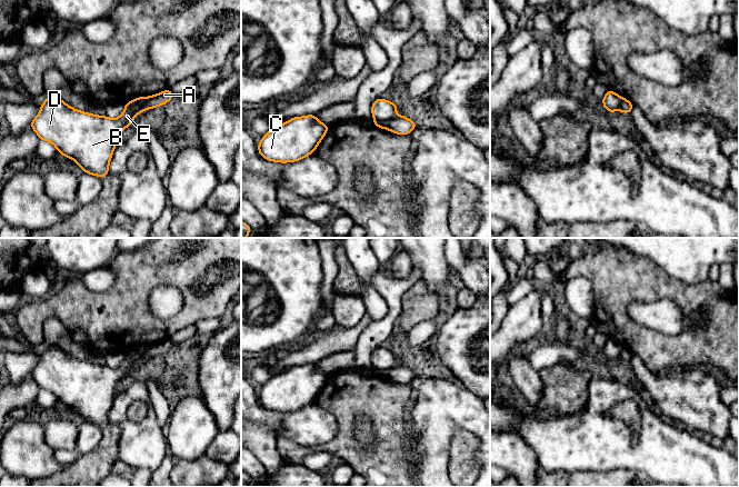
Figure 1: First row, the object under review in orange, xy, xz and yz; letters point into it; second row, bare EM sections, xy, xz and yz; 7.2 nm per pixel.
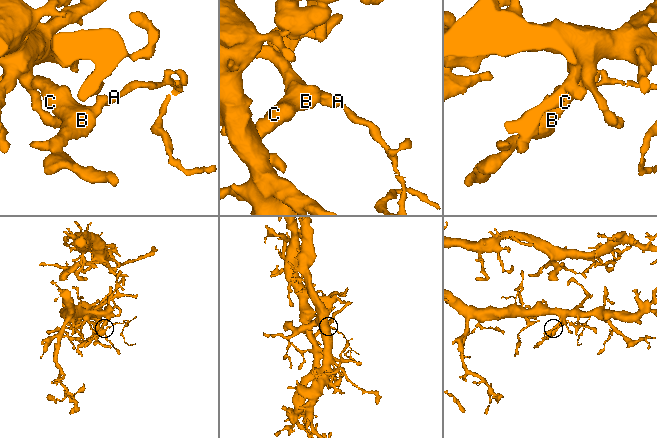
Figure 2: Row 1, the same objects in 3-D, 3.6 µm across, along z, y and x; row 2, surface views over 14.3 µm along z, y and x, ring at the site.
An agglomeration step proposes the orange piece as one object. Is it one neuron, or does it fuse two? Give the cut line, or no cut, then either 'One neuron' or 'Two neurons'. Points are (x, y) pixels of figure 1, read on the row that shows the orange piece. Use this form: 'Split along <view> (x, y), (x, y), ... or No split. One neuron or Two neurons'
Split along xz (397, 116), (385, 120), (373, 120). Two neurons

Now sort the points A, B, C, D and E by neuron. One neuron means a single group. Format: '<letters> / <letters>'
A / B C D E

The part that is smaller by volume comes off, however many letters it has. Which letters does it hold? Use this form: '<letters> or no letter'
A

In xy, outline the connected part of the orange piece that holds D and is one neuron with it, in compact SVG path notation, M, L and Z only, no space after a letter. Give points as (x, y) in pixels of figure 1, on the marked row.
M50 95L40 105L40 112L30 126L40 140L51 142L58 149L58 153L74 160L84 173L102 178L109 173L109 162L117 147L117 136L130 127L138 115L137 108L143 101L144 97L139 97L127 102L123 112L117 119L111 119L107 116L79 111L63 102L57 95Z

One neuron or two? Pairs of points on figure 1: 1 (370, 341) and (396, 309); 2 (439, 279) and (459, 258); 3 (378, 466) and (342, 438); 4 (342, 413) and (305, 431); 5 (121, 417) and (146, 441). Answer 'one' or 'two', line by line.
1: one
2: two
3: one
4: two
5: one

